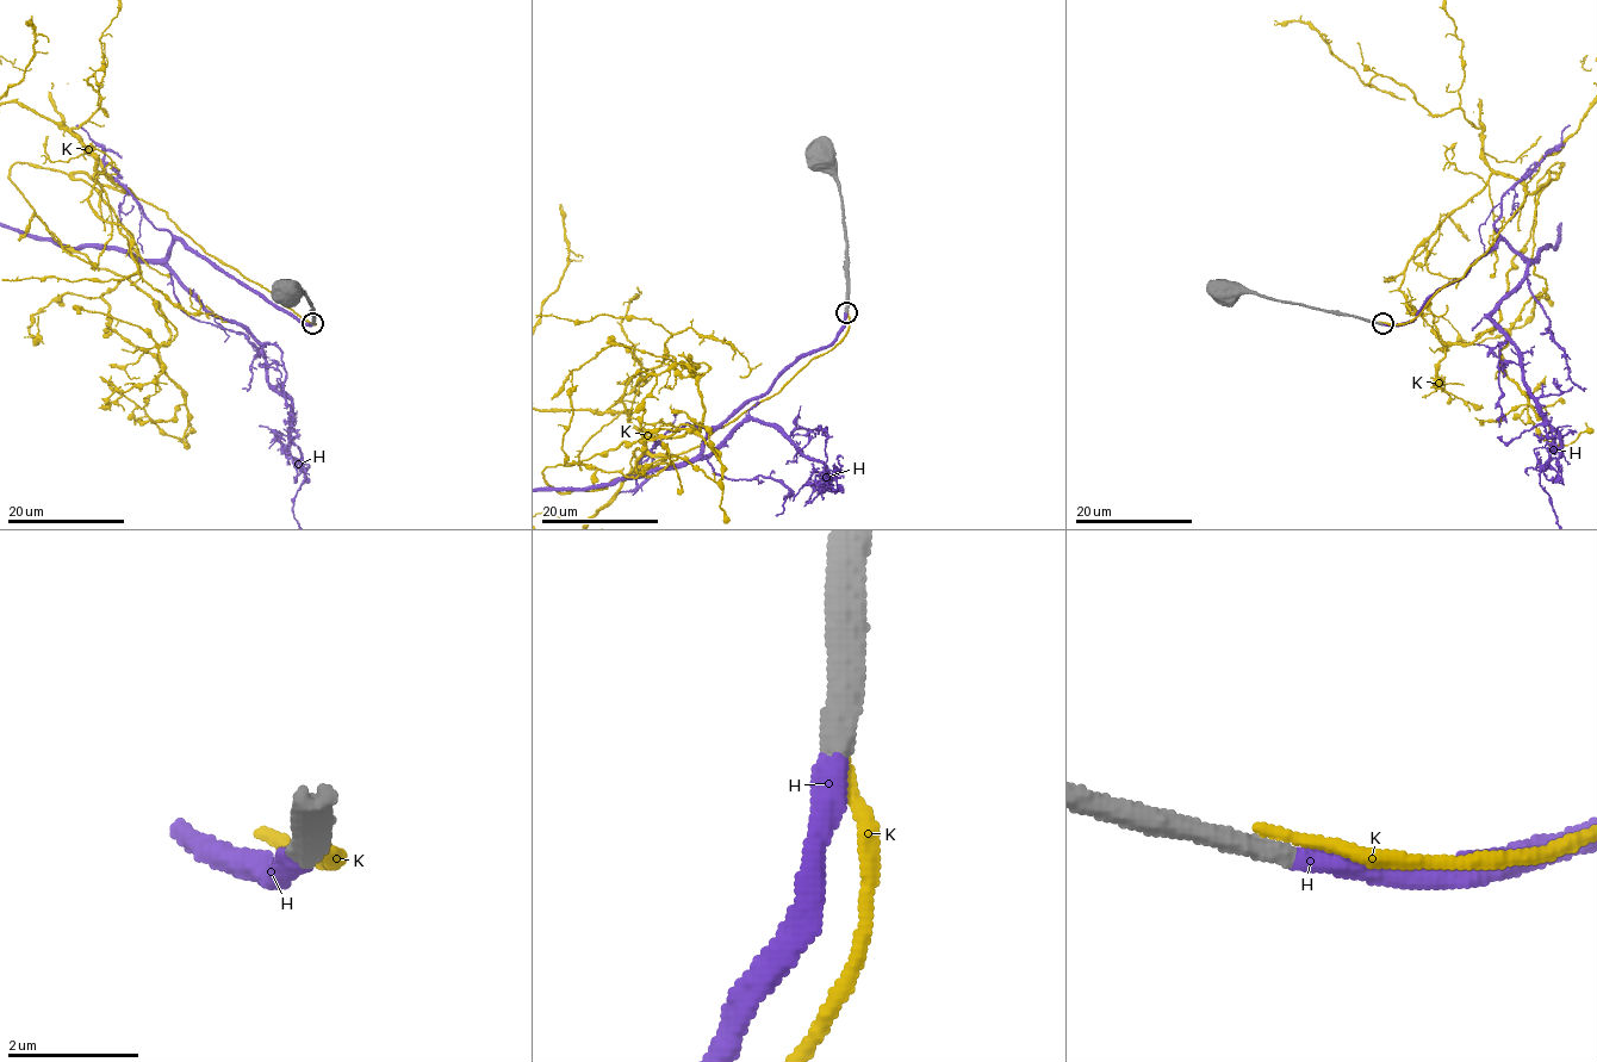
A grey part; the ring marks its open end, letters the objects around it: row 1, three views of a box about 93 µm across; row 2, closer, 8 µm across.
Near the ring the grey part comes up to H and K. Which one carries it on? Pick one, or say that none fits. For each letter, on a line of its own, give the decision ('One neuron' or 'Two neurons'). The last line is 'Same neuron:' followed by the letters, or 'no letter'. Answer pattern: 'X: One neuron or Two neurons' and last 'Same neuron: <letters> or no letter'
H: One neuron
K: Two neurons
Same neuron: H

